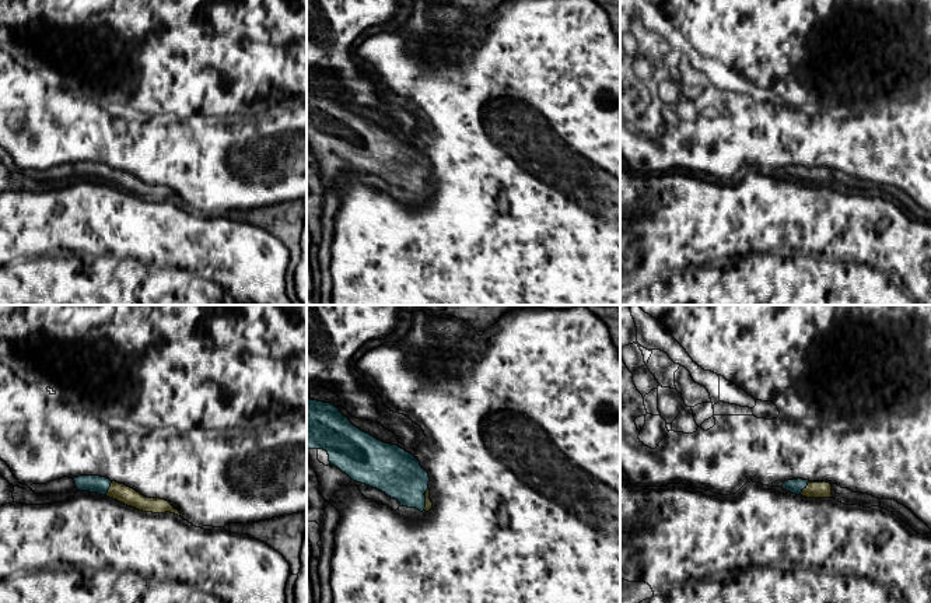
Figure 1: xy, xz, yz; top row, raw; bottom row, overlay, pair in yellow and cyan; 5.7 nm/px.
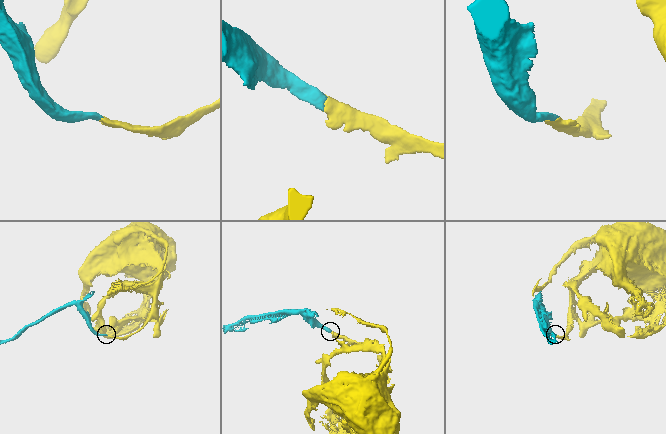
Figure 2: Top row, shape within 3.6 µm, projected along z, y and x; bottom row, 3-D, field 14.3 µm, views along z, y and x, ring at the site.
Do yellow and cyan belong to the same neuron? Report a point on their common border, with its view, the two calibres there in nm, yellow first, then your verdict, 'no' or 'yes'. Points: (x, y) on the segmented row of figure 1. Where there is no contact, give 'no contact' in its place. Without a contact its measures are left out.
contact yz (809, 481); calibres 100 and 80 nm; yes

